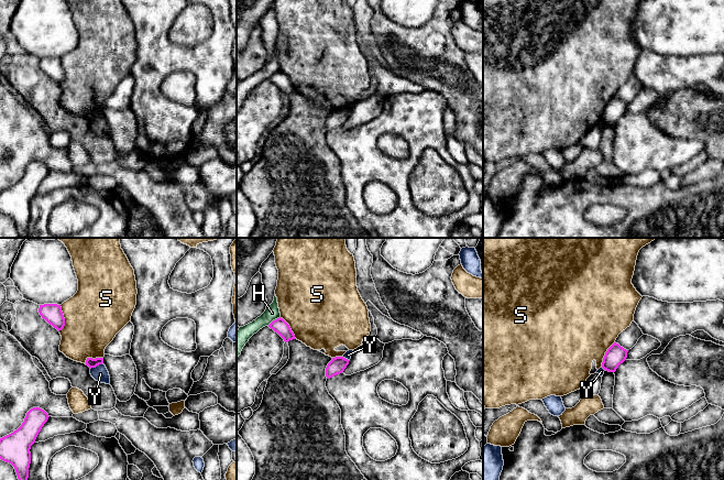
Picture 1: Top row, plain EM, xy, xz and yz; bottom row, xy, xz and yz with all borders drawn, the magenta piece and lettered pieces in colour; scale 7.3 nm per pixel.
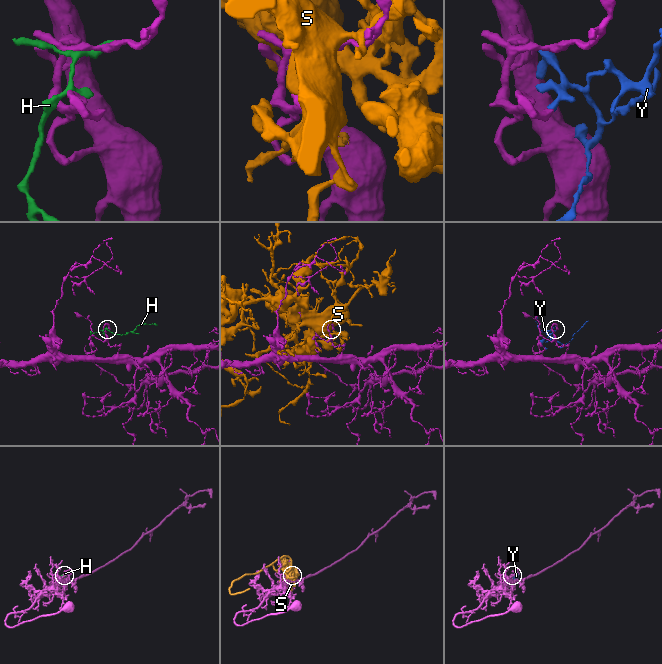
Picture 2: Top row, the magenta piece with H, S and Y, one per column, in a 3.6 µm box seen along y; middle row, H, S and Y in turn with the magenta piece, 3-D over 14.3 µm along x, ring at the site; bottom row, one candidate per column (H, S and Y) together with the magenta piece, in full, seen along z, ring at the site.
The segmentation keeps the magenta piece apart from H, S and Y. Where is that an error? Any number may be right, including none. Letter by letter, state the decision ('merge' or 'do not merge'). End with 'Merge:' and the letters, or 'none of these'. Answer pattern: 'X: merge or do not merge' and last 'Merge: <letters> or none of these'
H: do not merge
S: do not merge
Y: do not merge
Merge: none of these

